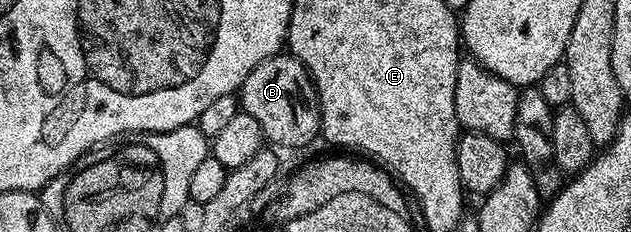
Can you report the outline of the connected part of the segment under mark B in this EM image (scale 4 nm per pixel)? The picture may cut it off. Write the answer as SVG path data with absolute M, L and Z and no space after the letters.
M291 55L269 57L244 80L238 90L238 101L243 112L258 121L265 138L273 146L312 145L320 133L320 113L314 96L314 86L308 70Z

